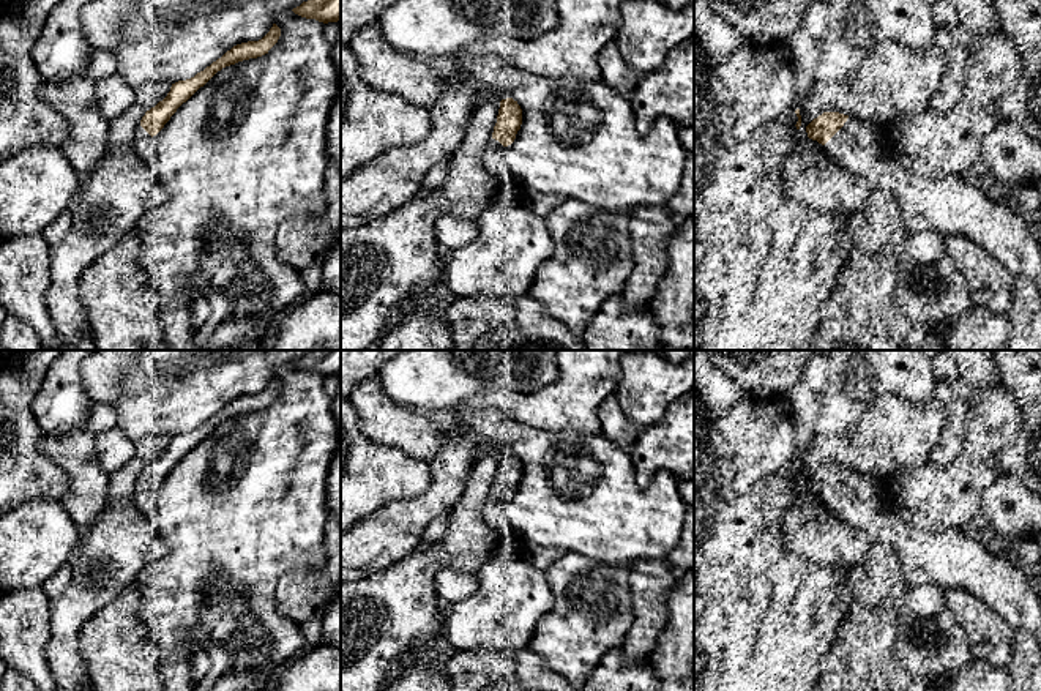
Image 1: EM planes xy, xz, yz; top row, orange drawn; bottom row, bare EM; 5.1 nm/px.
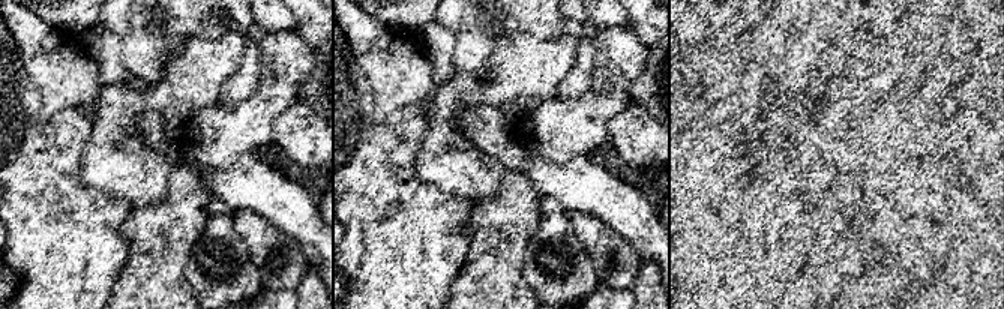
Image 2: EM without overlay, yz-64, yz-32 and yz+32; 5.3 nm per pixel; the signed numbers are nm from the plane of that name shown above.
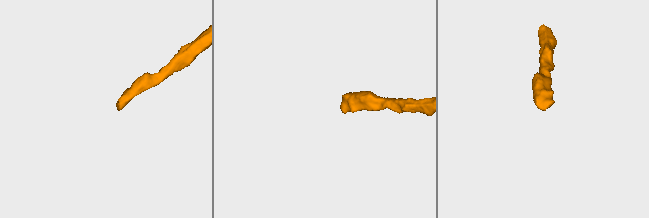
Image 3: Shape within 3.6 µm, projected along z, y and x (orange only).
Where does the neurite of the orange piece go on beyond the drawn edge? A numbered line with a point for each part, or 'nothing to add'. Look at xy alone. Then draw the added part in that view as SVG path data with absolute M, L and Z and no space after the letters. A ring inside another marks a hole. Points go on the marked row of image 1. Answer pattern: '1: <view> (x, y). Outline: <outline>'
1: xy (144, 142). Outline: M139 126L136 134L136 148L140 159L153 169L156 164L156 148L153 137L142 126Z

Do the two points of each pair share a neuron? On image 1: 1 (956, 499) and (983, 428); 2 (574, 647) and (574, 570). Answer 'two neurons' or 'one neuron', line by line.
1: one neuron
2: one neuron

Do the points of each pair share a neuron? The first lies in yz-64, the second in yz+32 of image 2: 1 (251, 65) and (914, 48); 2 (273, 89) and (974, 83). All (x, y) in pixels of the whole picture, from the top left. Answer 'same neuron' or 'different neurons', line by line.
1: same neuron
2: different neurons

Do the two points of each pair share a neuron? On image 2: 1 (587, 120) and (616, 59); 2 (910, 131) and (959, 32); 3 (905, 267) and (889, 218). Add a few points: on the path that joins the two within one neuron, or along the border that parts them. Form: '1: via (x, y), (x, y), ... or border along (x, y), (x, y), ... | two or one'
1: via (599, 105), (605, 99), (613, 74) | one
2: via (929, 107), (937, 95), (949, 56) | one
3: via (893, 255), (889, 249), (889, 230) | one

